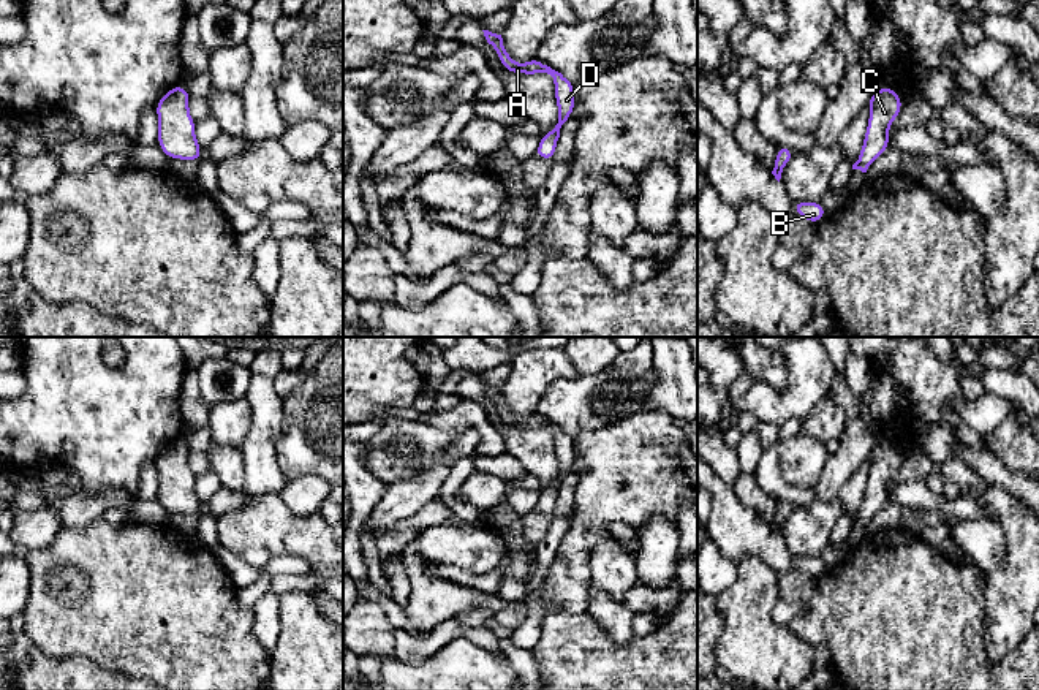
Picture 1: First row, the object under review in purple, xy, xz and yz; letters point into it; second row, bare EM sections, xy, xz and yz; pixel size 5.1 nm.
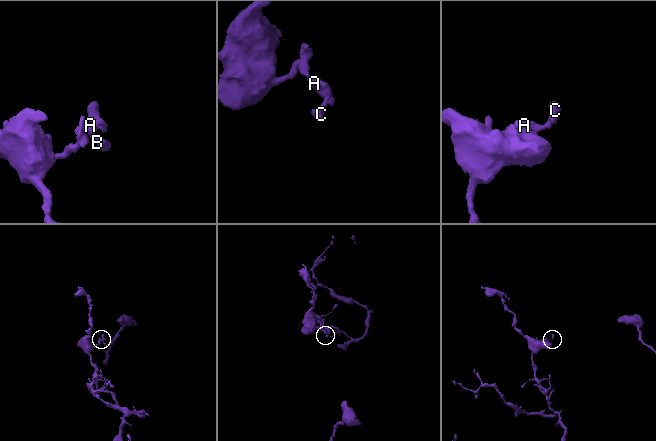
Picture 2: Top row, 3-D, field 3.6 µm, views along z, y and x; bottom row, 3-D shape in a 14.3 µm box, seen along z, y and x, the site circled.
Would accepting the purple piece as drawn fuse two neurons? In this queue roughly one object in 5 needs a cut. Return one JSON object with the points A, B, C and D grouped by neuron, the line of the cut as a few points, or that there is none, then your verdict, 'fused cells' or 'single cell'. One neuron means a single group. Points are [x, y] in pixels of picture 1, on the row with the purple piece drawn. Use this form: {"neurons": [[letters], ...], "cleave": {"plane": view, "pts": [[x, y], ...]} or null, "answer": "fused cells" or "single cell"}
{"neurons": [["A", "B", "C", "D"]], "cleave": null, "answer": "single cell"}

